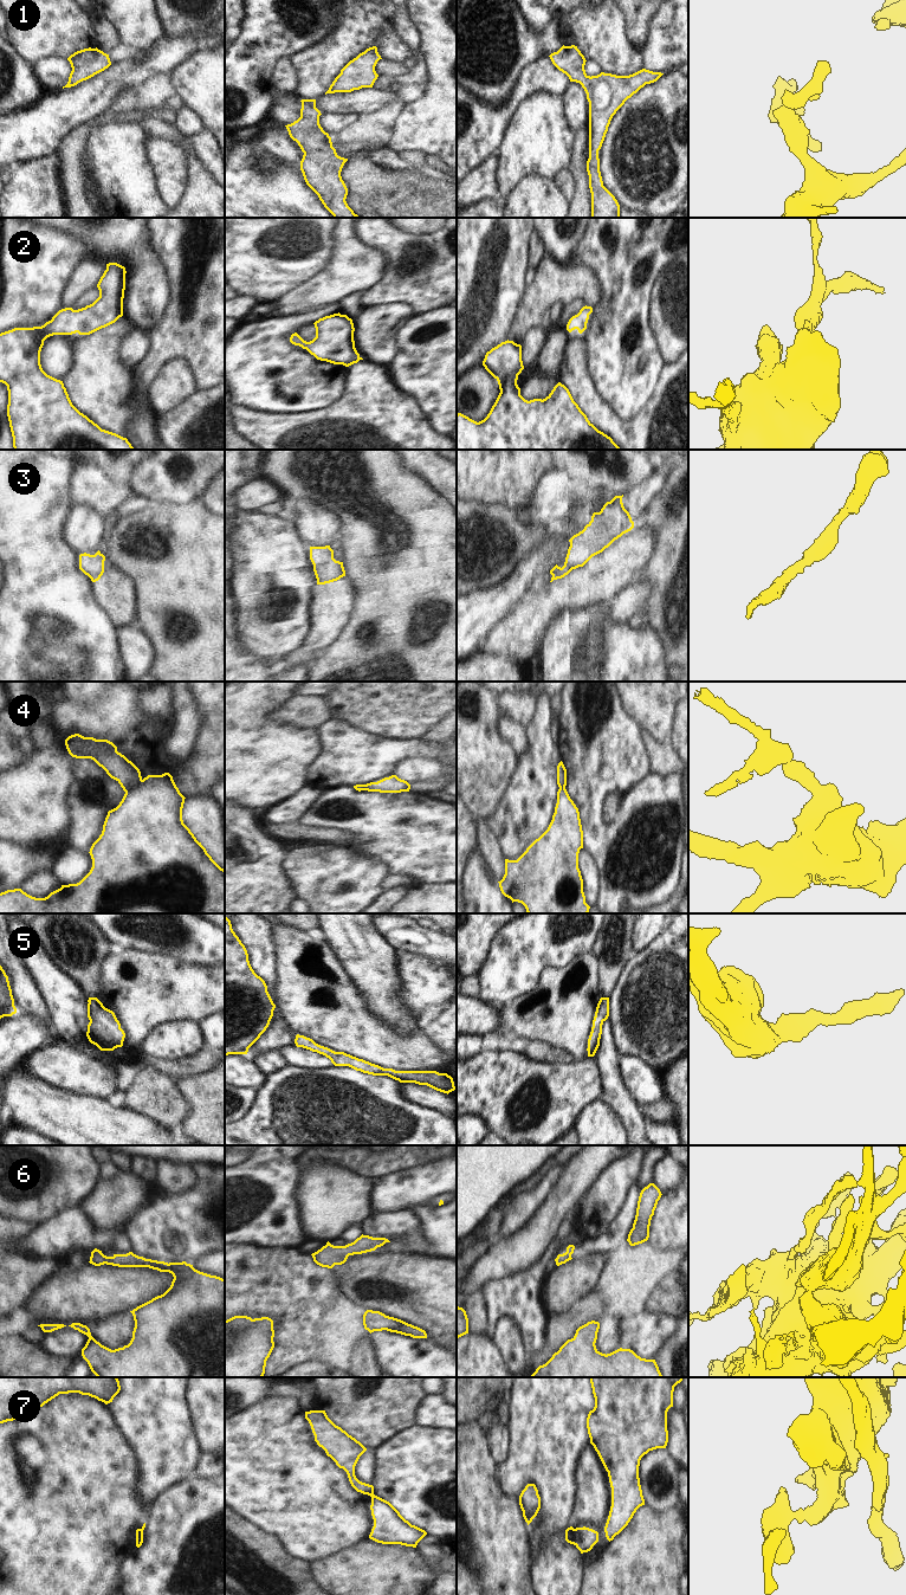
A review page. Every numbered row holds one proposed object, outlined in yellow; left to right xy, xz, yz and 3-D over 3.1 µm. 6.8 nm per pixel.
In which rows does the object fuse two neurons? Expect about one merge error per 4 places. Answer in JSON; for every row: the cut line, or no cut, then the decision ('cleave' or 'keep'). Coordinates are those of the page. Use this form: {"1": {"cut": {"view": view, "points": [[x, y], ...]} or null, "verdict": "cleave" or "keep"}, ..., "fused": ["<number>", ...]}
{"1": {"cut": null, "verdict": "keep"}, "2": {"cut": null, "verdict": "keep"}, "3": {"cut": null, "verdict": "keep"}, "4": {"cut": {"view": "xy", "points": [[142, 780], [125, 793]]}, "verdict": "cleave"}, "5": {"cut": null, "verdict": "keep"}, "6": {"cut": null, "verdict": "keep"}, "7": {"cut": {"view": "yz", "points": [[574, 1529], [575, 1544]]}, "verdict": "cleave"}, "fused": ["4", "7"]}

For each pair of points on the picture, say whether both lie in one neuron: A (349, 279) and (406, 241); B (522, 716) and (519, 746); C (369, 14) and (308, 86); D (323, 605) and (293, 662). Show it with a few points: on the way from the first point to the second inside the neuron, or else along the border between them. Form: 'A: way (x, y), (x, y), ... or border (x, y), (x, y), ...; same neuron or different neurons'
A: border (361, 240), (384, 256), (384, 272), (377, 283); different neurons
B: border (500, 705), (515, 721), (525, 728); different neurons
C: way (354, 32), (317, 69); same neuron
D: way (323, 619), (323, 634), (308, 650); same neuron

